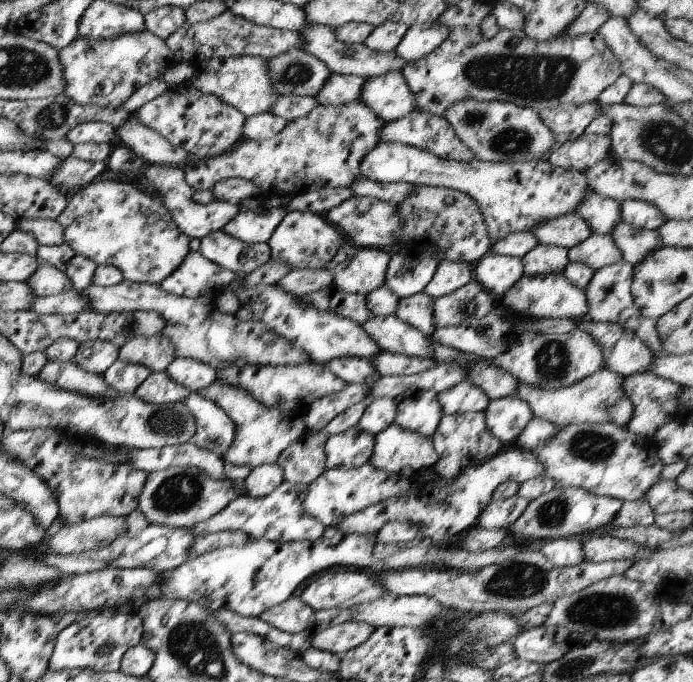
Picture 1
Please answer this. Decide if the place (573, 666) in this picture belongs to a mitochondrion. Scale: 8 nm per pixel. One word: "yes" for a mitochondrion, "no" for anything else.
yes

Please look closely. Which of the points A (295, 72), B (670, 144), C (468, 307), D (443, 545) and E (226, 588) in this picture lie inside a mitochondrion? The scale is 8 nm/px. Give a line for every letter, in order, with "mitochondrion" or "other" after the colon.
A: mitochondrion
B: mitochondrion
C: mitochondrion
D: other
E: other

